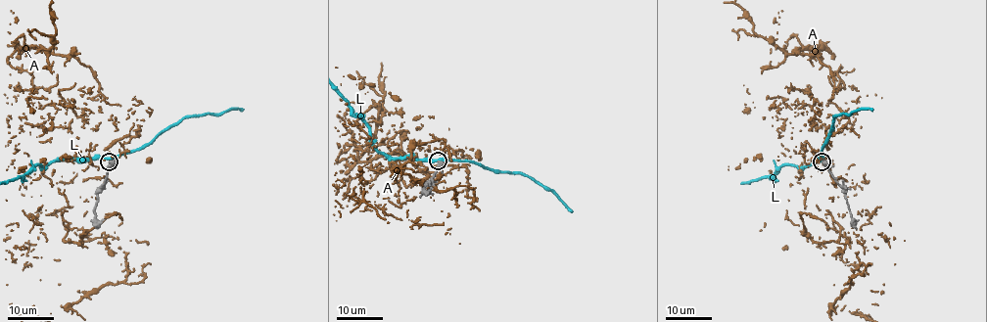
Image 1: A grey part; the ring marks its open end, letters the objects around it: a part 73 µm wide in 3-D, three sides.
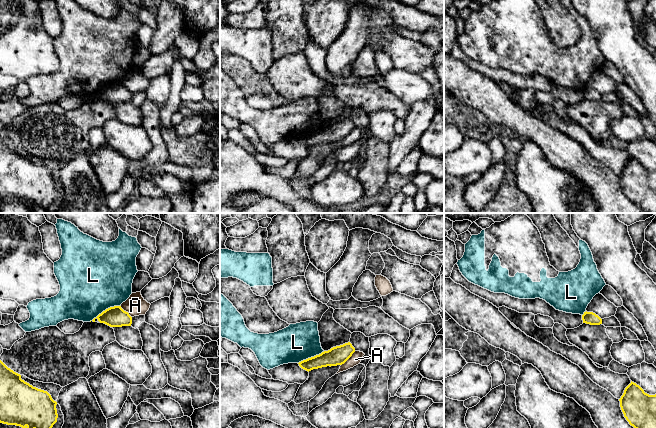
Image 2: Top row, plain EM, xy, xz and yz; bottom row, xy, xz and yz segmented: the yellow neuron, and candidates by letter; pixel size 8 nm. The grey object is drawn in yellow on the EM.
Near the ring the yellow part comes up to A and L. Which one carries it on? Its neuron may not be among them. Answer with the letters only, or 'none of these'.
none of these

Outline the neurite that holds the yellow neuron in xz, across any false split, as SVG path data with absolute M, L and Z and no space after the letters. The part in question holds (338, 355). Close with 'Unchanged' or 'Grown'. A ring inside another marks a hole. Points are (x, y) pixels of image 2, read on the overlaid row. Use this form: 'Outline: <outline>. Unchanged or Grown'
Outline: M348 342L343 345L333 347L328 351L324 351L319 355L303 360L298 364L302 369L308 372L322 367L342 365L354 352L355 348L350 342Z. Unchanged

